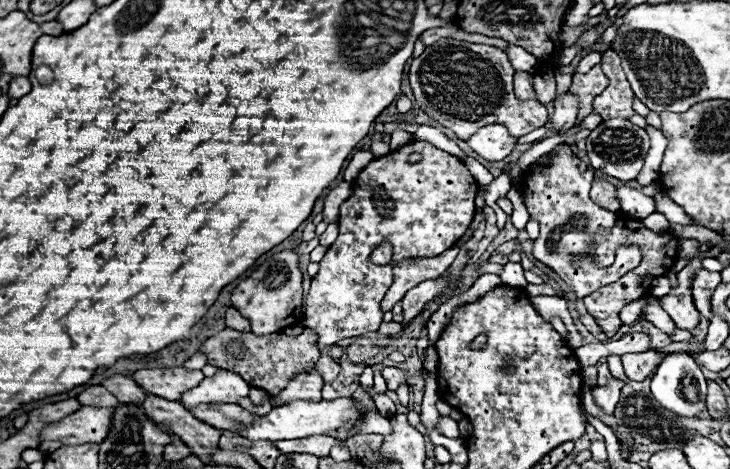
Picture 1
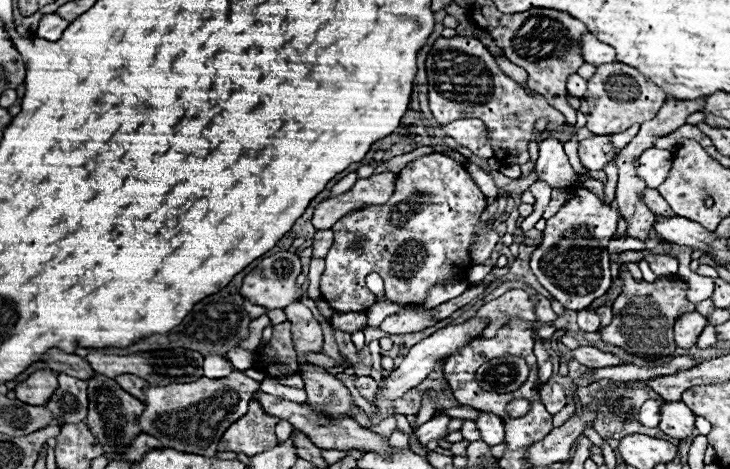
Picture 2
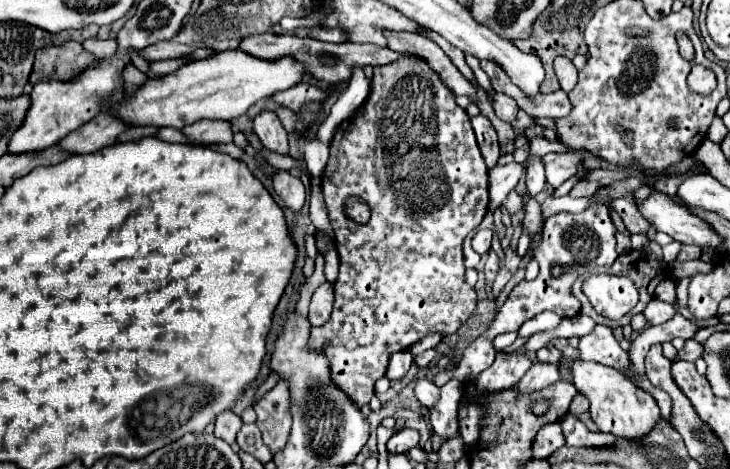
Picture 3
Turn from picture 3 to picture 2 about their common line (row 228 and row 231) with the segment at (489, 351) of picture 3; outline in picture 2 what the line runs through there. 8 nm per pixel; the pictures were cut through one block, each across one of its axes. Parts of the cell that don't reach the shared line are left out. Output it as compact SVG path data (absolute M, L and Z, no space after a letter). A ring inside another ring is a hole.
M570 186L566 204L552 218L548 218L546 230L540 238L540 246L536 246L530 256L530 268L536 274L538 282L564 308L582 310L596 298L606 294L606 290L610 288L612 274L608 262L608 242L616 234L616 222L618 212L610 206L604 206L598 196L582 186Z

